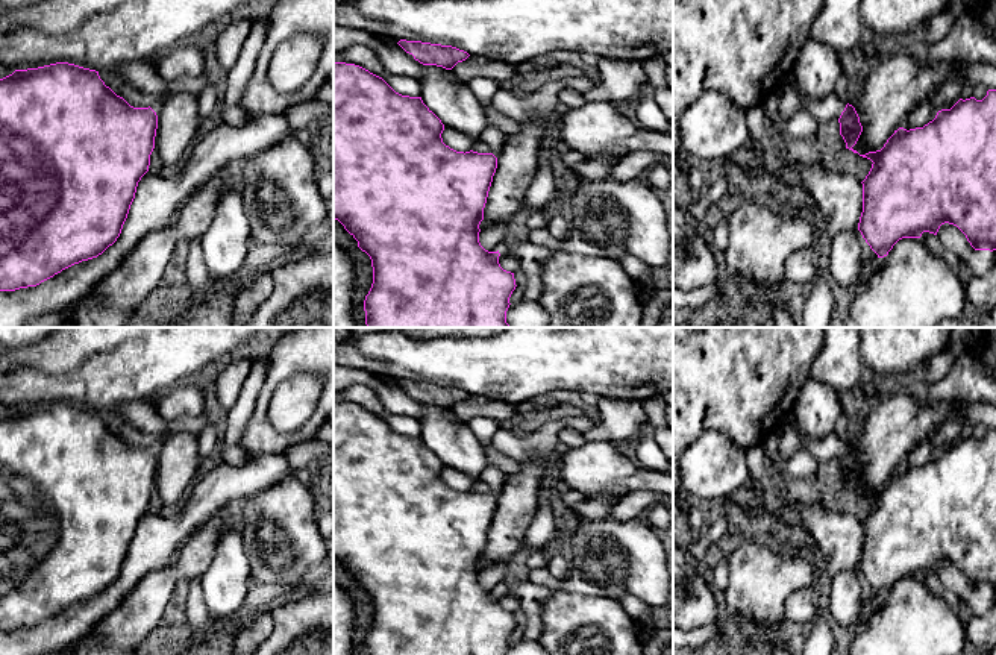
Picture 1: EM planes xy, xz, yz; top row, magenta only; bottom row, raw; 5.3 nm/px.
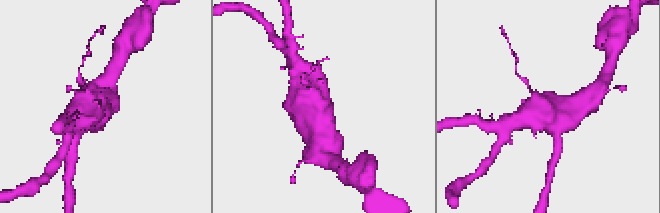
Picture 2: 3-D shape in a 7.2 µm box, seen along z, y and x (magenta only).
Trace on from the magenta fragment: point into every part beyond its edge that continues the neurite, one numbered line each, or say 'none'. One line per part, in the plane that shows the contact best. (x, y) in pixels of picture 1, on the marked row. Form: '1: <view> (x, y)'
1: yz (822, 109)

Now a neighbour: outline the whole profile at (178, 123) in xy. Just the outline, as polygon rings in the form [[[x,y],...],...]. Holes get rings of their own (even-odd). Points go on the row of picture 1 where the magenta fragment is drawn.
[[[165,94],[158,114],[155,147],[167,171],[173,171],[183,162],[185,150],[196,143],[200,121],[196,94]]]

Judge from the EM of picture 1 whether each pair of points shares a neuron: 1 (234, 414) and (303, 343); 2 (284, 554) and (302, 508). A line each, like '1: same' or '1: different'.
1: different
2: same

